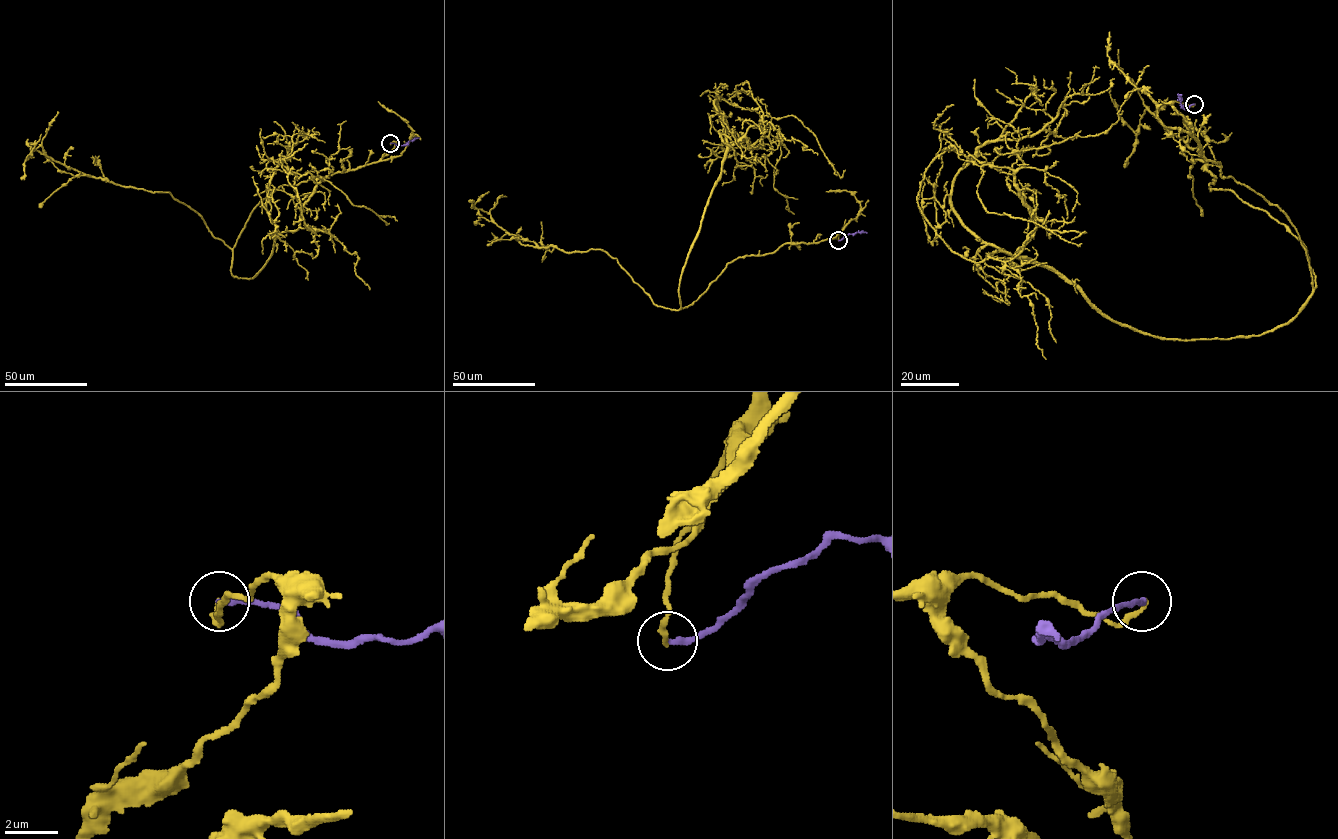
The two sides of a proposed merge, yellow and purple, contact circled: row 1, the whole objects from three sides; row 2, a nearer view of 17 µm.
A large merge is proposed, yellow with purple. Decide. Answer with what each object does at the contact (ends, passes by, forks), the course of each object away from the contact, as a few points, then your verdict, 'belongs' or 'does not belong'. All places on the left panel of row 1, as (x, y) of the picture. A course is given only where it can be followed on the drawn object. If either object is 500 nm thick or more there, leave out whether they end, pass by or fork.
yellow ends | purple ends | yellow via (390, 143), (377, 161), (268, 195), (231, 273), (263, 268), (323, 178), (397, 221) | purple via (390, 143), (406, 145), (419, 138) | does not belong

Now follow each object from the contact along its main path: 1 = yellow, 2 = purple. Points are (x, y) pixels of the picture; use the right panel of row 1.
1: (1194, 104), (1307, 303), (1123, 326), (1016, 256), (1034, 216), (981, 167), (989, 212), (1071, 240)
2: (1194, 104), (1183, 108), (1181, 95)

